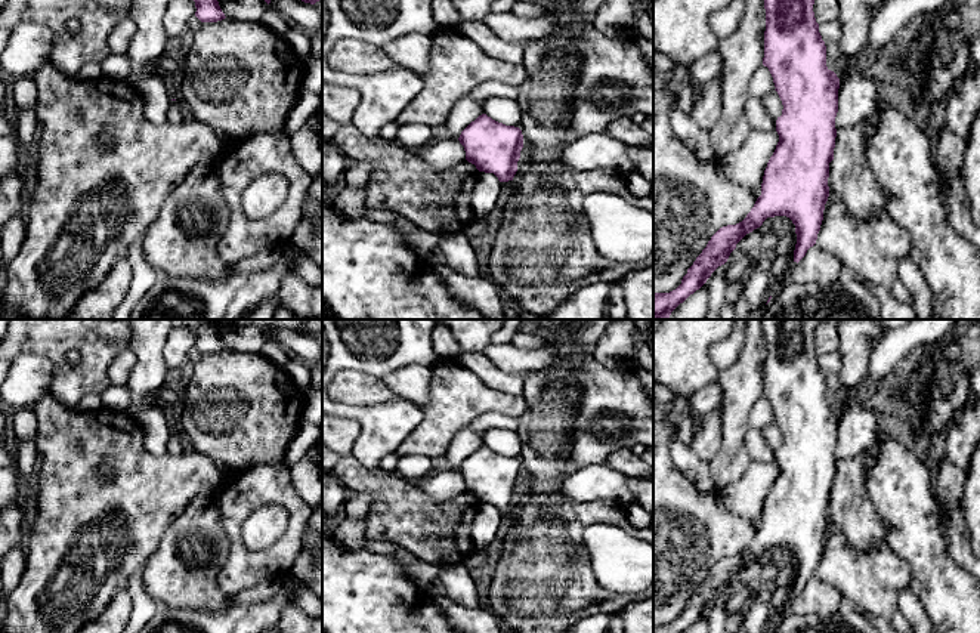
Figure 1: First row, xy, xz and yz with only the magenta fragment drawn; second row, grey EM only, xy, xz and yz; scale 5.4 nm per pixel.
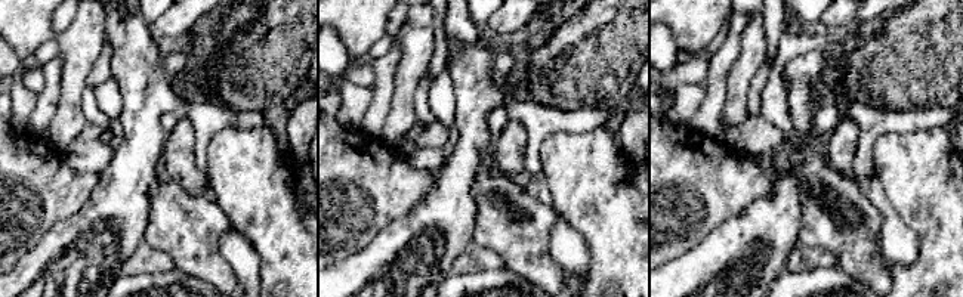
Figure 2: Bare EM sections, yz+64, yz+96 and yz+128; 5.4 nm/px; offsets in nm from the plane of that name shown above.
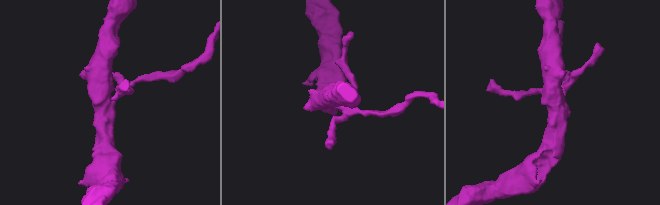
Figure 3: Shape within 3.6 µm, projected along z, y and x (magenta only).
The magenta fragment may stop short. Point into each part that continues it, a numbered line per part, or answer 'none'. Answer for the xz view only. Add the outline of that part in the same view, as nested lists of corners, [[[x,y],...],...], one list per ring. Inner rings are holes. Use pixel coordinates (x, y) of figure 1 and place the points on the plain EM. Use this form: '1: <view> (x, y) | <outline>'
1: xz (506, 518) | [[[513,512],[501,513],[501,531],[498,535],[501,540],[504,534],[507,532],[507,529],[510,528],[511,522],[513,522]]]

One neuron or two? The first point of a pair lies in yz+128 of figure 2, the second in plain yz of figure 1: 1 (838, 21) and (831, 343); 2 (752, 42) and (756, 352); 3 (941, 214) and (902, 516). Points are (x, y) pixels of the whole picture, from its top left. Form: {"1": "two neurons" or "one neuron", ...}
{"1": "two neurons", "2": "one neuron", "3": "one neuron"}

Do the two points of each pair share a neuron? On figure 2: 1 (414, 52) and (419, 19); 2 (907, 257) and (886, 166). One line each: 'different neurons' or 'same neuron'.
1: same neuron
2: different neurons

